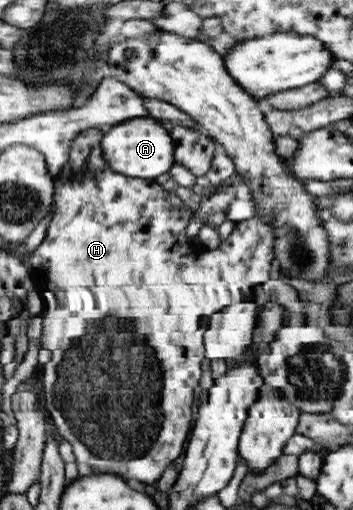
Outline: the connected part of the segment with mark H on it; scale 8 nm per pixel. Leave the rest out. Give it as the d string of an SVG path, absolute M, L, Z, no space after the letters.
M107 127L82 130L76 139L73 139L70 161L62 167L60 175L56 176L53 216L49 222L44 240L29 255L32 273L38 286L38 292L44 300L44 307L40 312L42 317L42 334L37 342L42 349L51 351L51 360L41 369L44 409L53 420L56 434L66 440L72 447L76 461L91 465L96 471L104 473L124 473L130 479L135 479L142 485L156 483L162 473L170 467L174 459L184 454L194 426L194 393L201 385L202 359L206 359L204 349L204 333L210 327L211 317L222 311L224 307L240 303L253 295L255 287L262 286L268 281L270 263L273 261L273 230L272 216L266 218L248 219L238 224L232 235L223 240L221 246L215 250L202 247L197 239L188 237L186 229L192 218L192 211L186 203L178 197L176 191L165 191L156 180L132 178L122 175L122 172L113 171L102 157L101 143L105 137Z

